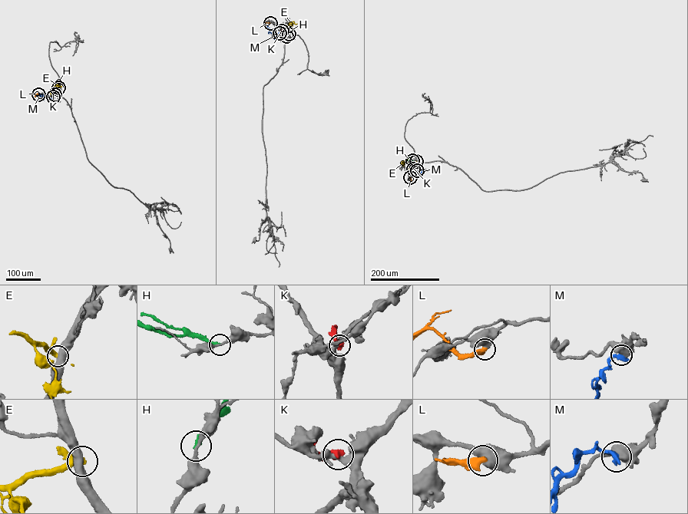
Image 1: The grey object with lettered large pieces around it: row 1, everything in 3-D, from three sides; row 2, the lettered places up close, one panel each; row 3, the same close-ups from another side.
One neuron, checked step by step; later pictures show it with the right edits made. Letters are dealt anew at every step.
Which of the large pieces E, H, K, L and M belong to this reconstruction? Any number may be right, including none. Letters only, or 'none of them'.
none of them

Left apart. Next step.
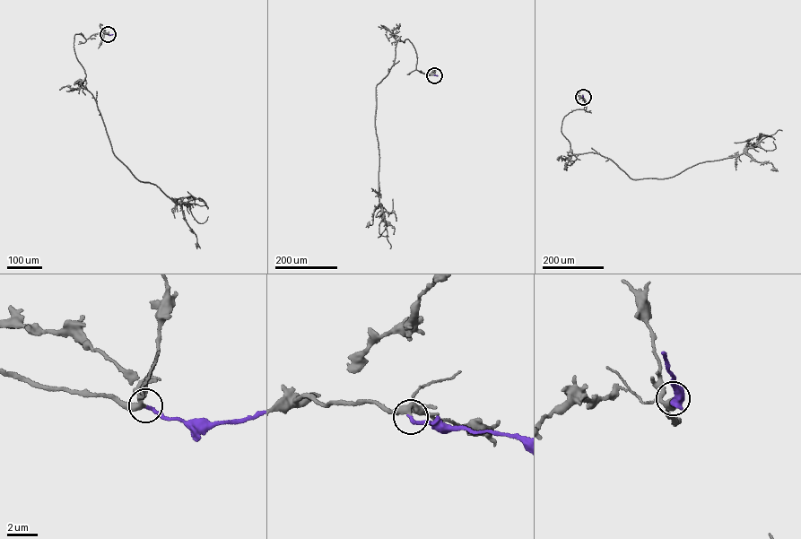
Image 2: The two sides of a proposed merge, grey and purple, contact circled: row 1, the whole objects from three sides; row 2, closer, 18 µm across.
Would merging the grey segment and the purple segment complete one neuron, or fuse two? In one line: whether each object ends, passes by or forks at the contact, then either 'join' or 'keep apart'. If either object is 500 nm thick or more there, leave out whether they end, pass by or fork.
grey passes by | purple ends | join

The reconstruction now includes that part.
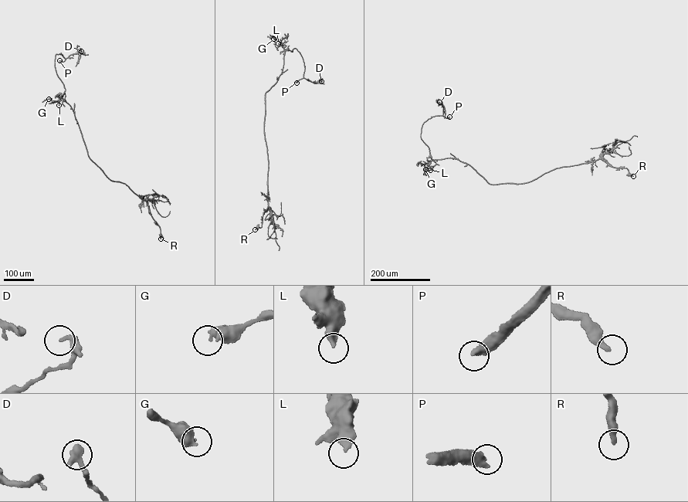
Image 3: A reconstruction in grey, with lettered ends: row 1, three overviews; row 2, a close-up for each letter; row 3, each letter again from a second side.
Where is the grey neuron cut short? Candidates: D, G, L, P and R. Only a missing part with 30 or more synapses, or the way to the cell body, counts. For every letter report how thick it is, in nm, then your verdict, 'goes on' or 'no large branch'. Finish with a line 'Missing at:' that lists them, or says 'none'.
D: calibre 300 nm; no large branch
G: calibre 320 nm; no large branch
L: calibre 380 nm; no large branch
P: calibre 340 nm; goes on
R: calibre 280 nm; no large branch
Missing at: P

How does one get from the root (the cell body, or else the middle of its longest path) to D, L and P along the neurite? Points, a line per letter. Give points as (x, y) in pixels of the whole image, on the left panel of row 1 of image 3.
D: (160, 235), (145, 201), (110, 179), (89, 159), (73, 112), (62, 98), (55, 55), (65, 59), (81, 51)
L: (160, 235), (160, 227), (146, 201), (124, 183), (110, 179), (91, 160), (71, 106), (61, 97), (59, 105)
P: (160, 235), (145, 201), (110, 179), (89, 158), (73, 112), (62, 98), (56, 54), (66, 59), (59, 60)

